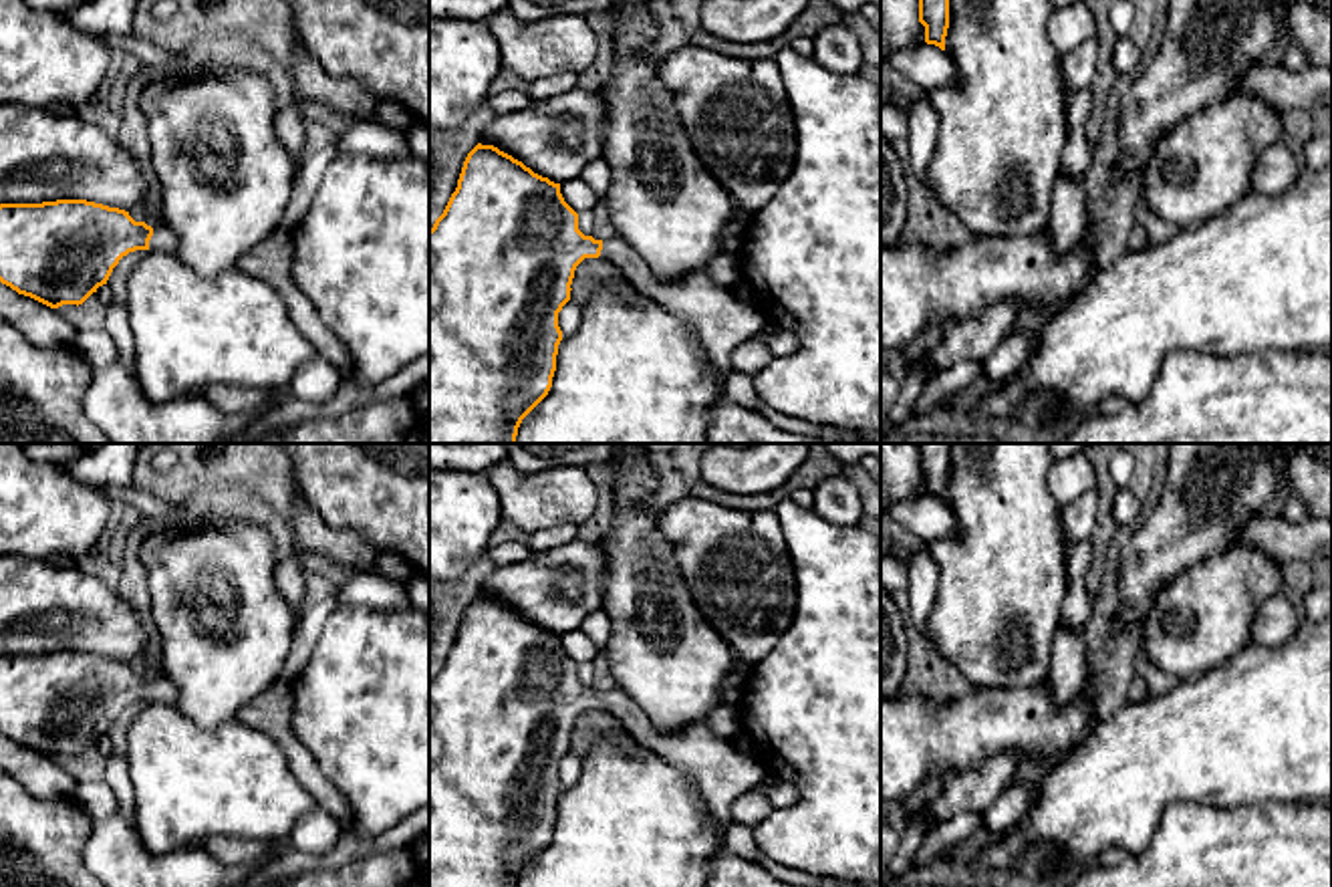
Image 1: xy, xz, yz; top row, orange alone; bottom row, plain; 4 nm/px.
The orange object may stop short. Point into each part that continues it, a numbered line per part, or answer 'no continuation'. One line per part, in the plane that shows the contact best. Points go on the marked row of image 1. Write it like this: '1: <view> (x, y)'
1: xy (164, 238)

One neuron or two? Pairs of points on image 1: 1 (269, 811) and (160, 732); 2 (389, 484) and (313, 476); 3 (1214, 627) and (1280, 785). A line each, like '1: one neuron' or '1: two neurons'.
1: one neuron
2: one neuron
3: two neurons

